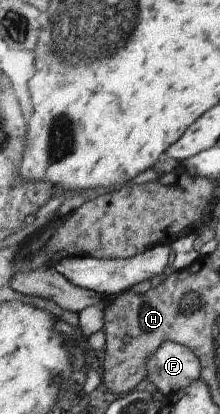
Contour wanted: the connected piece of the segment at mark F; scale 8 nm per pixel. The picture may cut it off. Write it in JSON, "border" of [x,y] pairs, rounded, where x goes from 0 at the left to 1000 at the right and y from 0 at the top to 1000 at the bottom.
{"border":[[[764,824],[673,867],[664,918],[695,925],[732,952],[786,952],[850,928],[909,918],[905,860],[850,836]]]}

